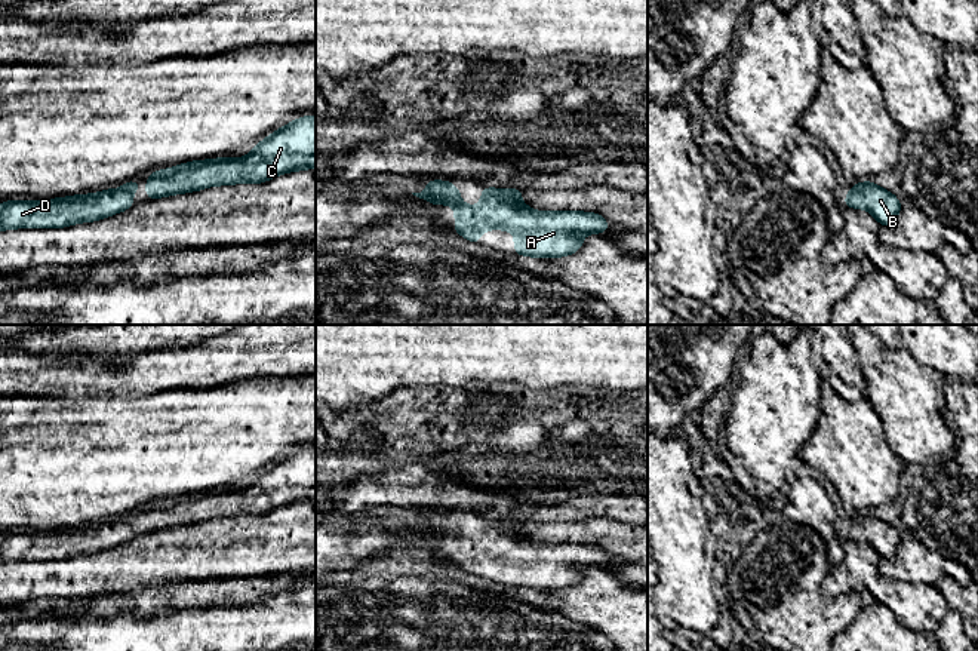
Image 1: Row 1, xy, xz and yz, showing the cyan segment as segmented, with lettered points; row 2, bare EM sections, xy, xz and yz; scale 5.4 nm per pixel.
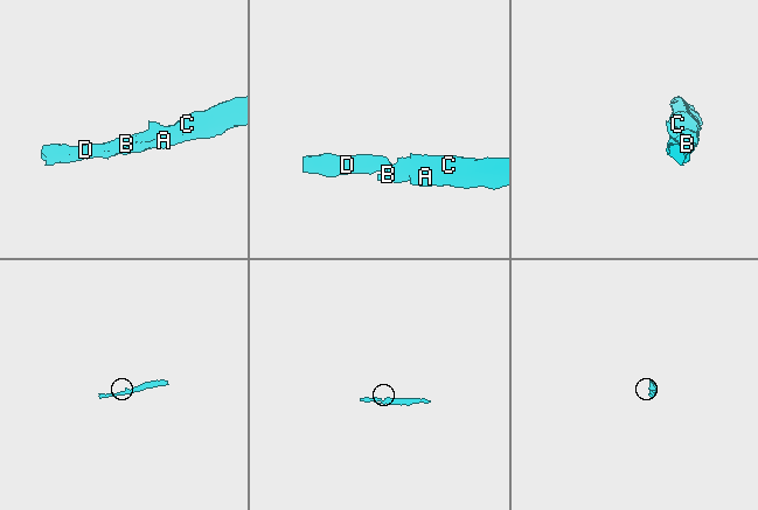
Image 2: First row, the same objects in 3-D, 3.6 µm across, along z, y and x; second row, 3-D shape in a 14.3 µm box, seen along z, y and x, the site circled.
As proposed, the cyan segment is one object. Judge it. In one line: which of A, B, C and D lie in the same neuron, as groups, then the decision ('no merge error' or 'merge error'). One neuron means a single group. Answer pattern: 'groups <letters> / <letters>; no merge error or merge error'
groups A B C D; no merge error

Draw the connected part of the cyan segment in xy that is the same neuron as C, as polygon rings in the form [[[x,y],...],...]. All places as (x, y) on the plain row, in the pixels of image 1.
[[[305,448],[259,473],[242,491],[194,492],[150,504],[147,532],[213,518],[261,516],[287,504],[313,500],[316,500],[316,448]]]

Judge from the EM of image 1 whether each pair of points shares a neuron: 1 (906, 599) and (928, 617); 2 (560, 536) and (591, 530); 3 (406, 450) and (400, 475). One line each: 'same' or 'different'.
1: same
2: same
3: different

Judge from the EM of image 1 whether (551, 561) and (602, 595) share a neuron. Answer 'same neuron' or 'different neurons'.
different neurons

